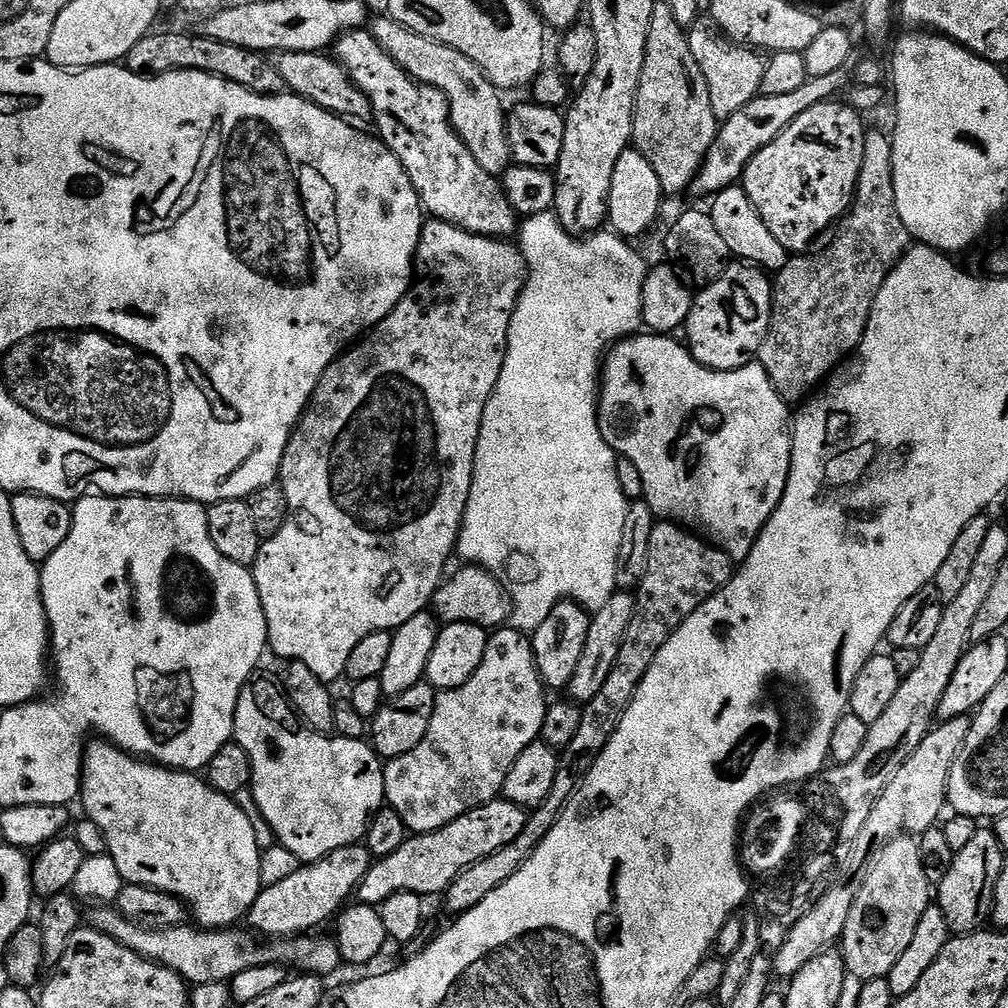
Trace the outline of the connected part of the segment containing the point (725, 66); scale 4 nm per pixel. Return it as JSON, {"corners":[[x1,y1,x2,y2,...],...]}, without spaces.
{"corners":[[697,22,687,29,690,54,699,79,708,87,708,97,714,114,717,118,727,118,757,97,765,61,759,51,743,44,733,44,715,27,705,24]]}

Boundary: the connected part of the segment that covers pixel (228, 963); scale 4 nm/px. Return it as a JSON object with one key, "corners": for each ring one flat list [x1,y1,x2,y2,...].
{"corners":[[100,906,90,920,91,927,97,932,105,932,122,946,134,950,146,960,174,970,189,985,206,982,231,982,242,970,253,964,261,963,260,952,243,936,240,930,213,930,199,926,179,928,141,928,132,920,116,911,112,906]]}

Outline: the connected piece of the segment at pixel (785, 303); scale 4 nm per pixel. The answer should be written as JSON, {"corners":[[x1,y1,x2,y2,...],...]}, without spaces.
{"corners":[[865,131,854,195,846,215,839,221,838,228,841,228,840,237,829,252,813,251,811,254,793,255,787,266,774,276,772,323,769,324,768,333,760,347,758,363,766,370,776,393,786,402,803,401,841,361,855,352,860,339,864,337,868,315,872,312,872,303,882,282,892,273,896,263,910,247,908,227,902,222,902,218,898,218,896,209,892,141,885,133,883,136,880,132]]}

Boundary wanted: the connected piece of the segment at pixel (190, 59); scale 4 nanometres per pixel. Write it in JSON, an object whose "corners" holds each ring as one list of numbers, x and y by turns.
{"corners":[[172,36,168,41,148,38,126,57,126,67,131,72,141,74,159,74,181,68,196,68,200,72,209,72,211,76,221,76,259,96,279,96,285,91,284,80,278,74,275,63,267,55,251,52,248,48,239,48,233,44,223,44,217,40,179,40]]}

